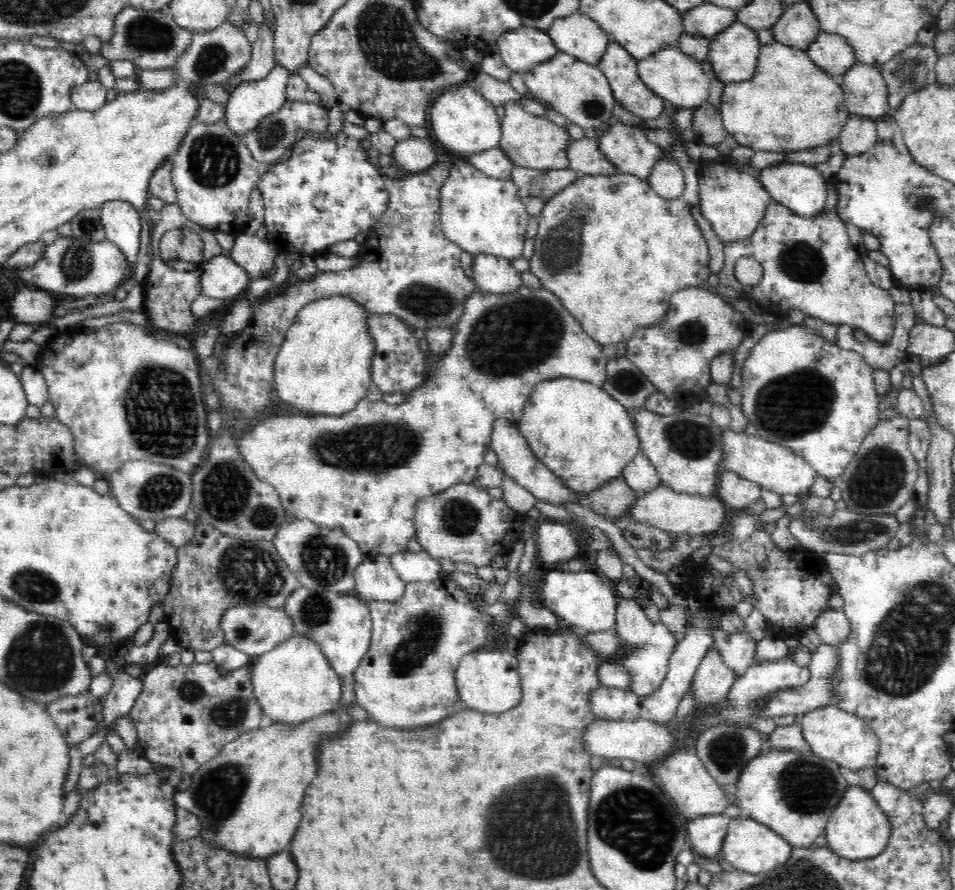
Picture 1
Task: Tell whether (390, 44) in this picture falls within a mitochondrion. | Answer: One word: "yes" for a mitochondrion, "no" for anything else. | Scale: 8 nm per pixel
yes

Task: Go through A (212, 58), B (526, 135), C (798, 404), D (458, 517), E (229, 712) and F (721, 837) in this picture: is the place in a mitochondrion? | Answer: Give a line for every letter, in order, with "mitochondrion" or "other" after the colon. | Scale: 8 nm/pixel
A: mitochondrion
B: other
C: mitochondrion
D: mitochondrion
E: mitochondrion
F: other

